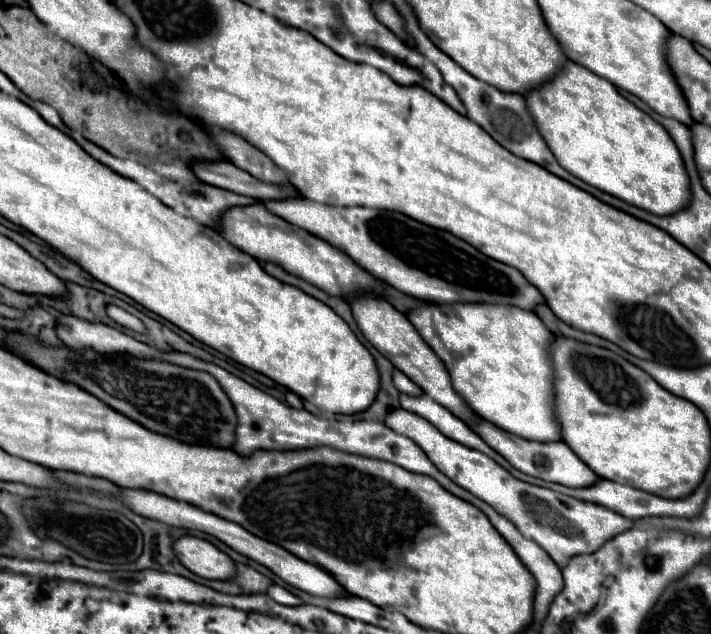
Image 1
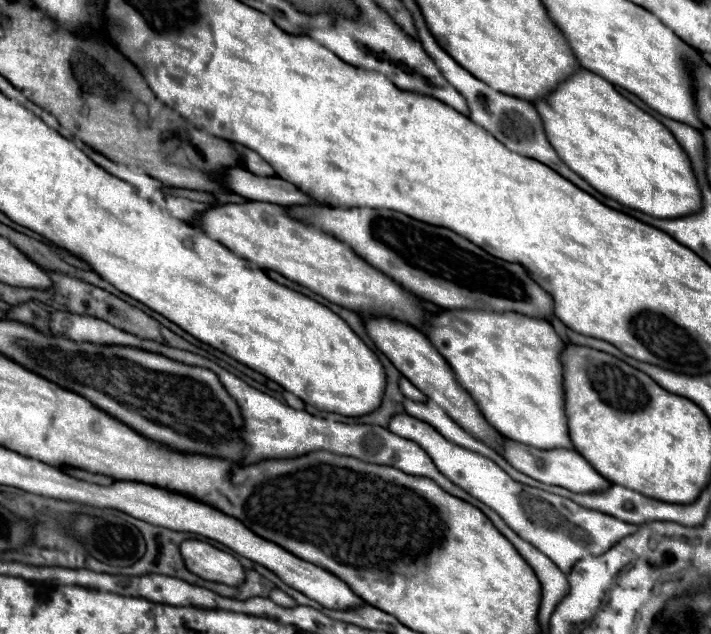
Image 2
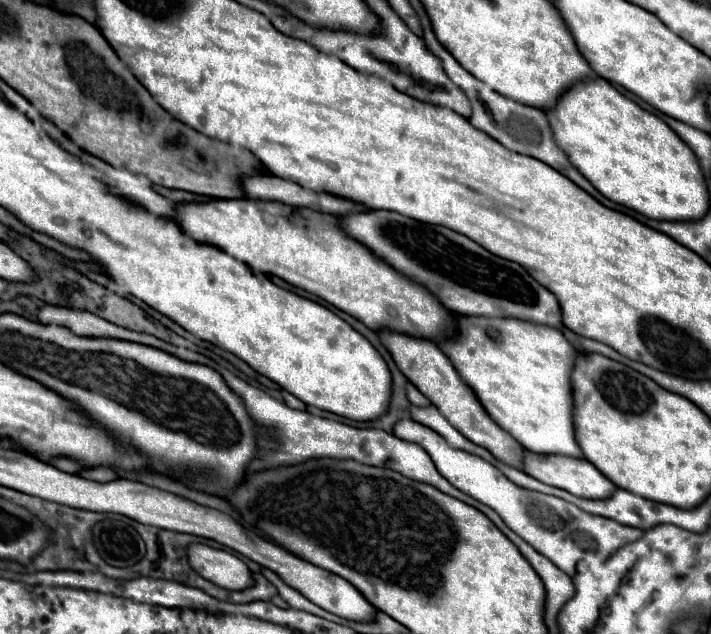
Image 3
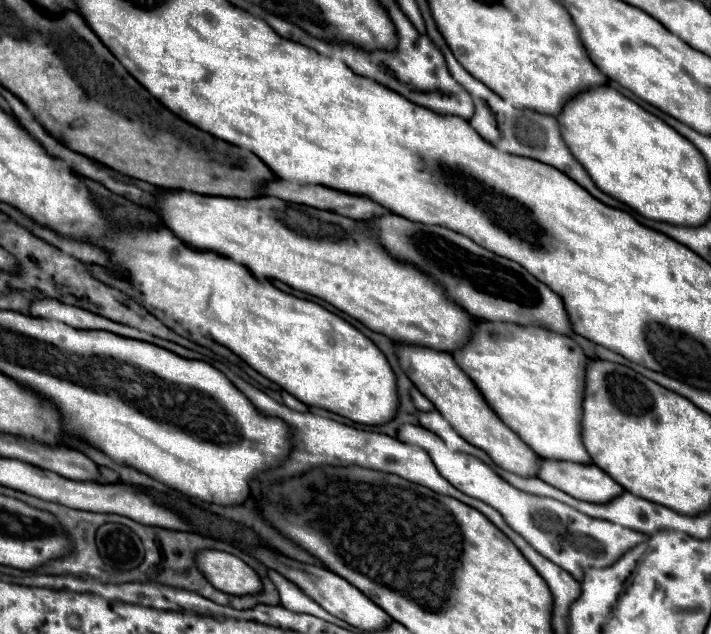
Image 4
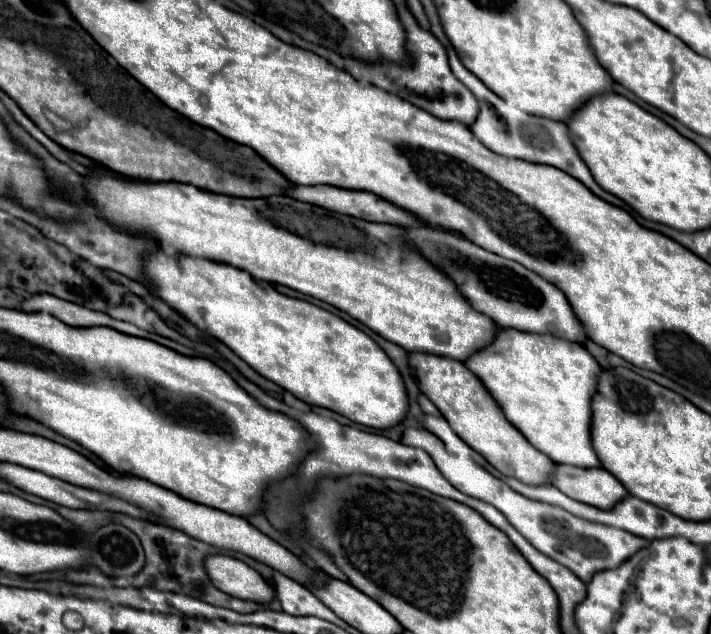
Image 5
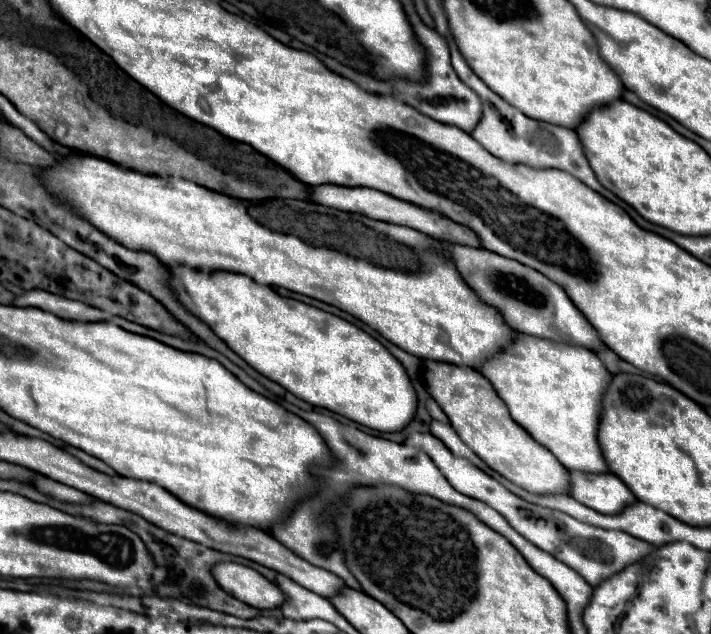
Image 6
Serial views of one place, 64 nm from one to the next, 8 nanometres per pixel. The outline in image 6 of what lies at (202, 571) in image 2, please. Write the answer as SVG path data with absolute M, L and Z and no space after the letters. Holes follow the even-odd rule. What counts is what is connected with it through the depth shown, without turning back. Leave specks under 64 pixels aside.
M216 562L212 574L220 588L256 608L276 608L286 600L276 584L244 564Z

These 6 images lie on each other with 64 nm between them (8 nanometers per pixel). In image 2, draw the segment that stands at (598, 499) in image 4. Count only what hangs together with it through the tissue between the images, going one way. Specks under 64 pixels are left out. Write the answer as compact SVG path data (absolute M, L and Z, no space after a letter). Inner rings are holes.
M500 436L502 438L502 456L520 472L524 472L526 476L532 476L540 482L546 484L560 484L564 488L572 488L572 492L594 492L596 488L604 488L604 484L608 484L606 478L602 478L596 470L592 470L592 466L574 450L568 448L550 448L550 450L540 450L522 442L516 442L508 436Z

